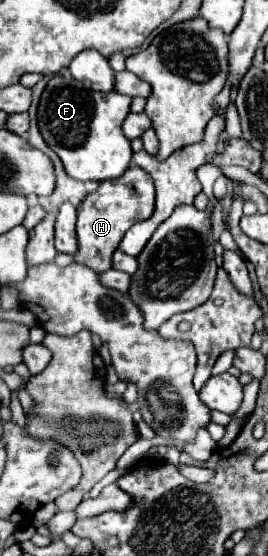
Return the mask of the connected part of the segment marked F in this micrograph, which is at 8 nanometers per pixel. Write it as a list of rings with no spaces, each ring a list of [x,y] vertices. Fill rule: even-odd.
[[[68,73],[54,75],[42,93],[38,123],[46,143],[58,153],[66,173],[78,181],[106,181],[120,177],[132,159],[130,141],[122,133],[122,121],[128,117],[132,97],[122,93],[88,91]]]

